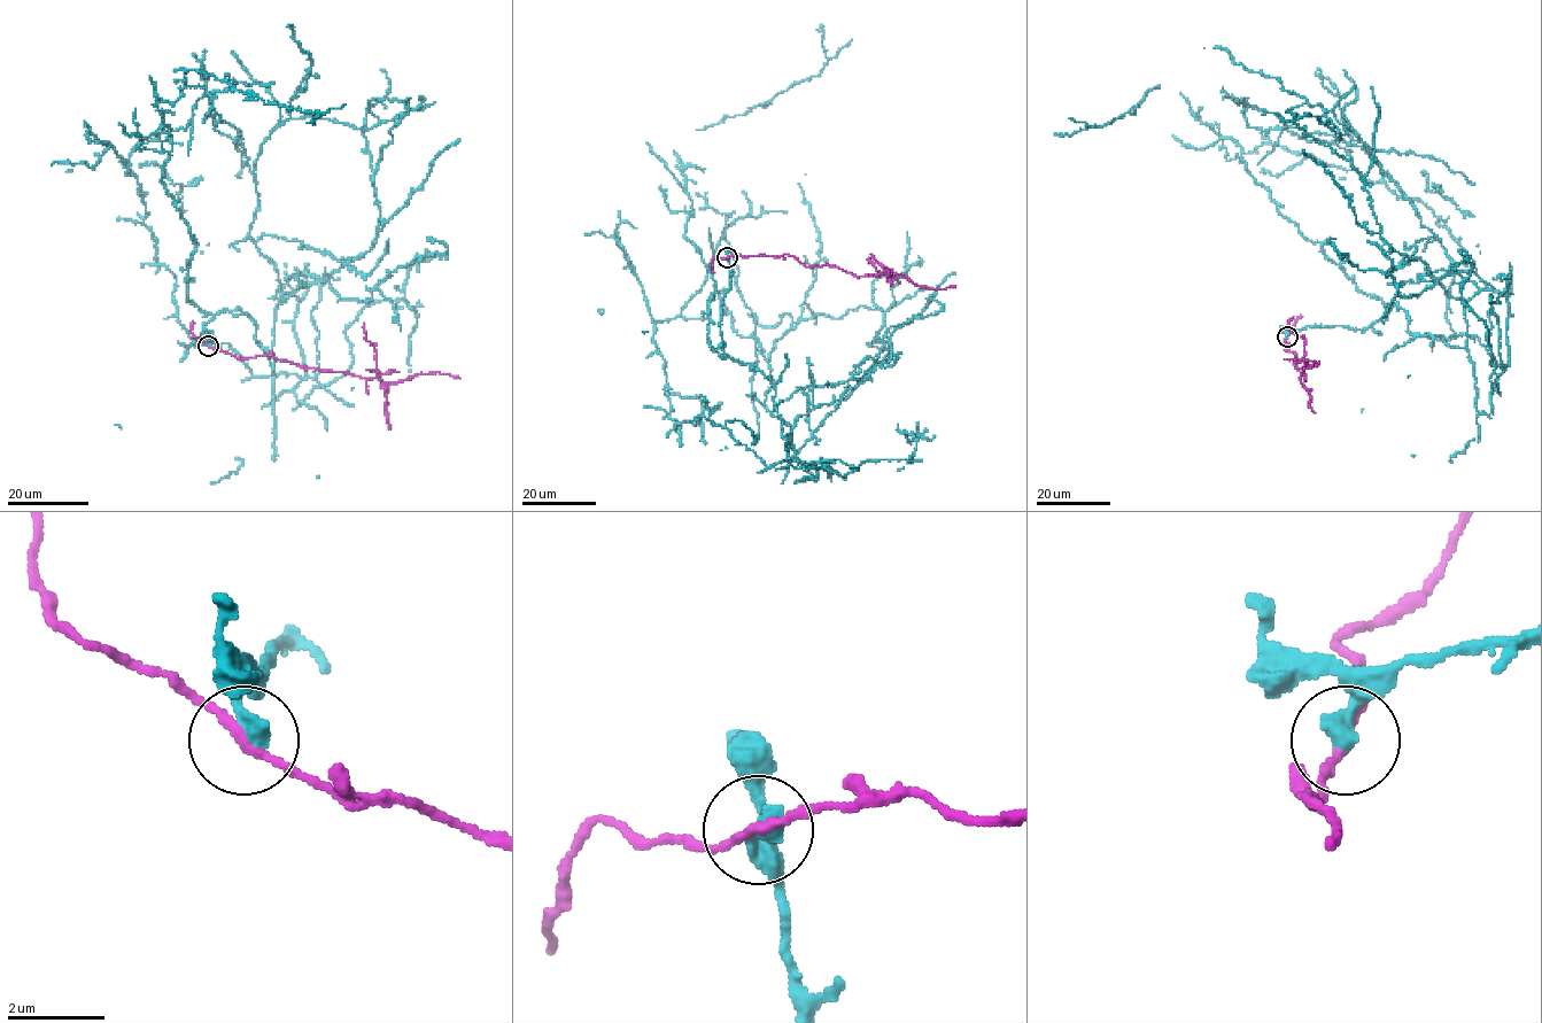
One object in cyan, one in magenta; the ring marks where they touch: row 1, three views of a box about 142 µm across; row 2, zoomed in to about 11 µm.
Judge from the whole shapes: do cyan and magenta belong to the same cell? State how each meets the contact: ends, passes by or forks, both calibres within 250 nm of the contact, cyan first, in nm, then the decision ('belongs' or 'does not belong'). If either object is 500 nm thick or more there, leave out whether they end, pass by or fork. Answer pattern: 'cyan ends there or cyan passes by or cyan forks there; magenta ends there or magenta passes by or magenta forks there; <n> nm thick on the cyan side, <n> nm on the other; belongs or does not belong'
cyan ends there; magenta passes by; 420 nm thick on the cyan side, 190 nm on the other; does not belong

